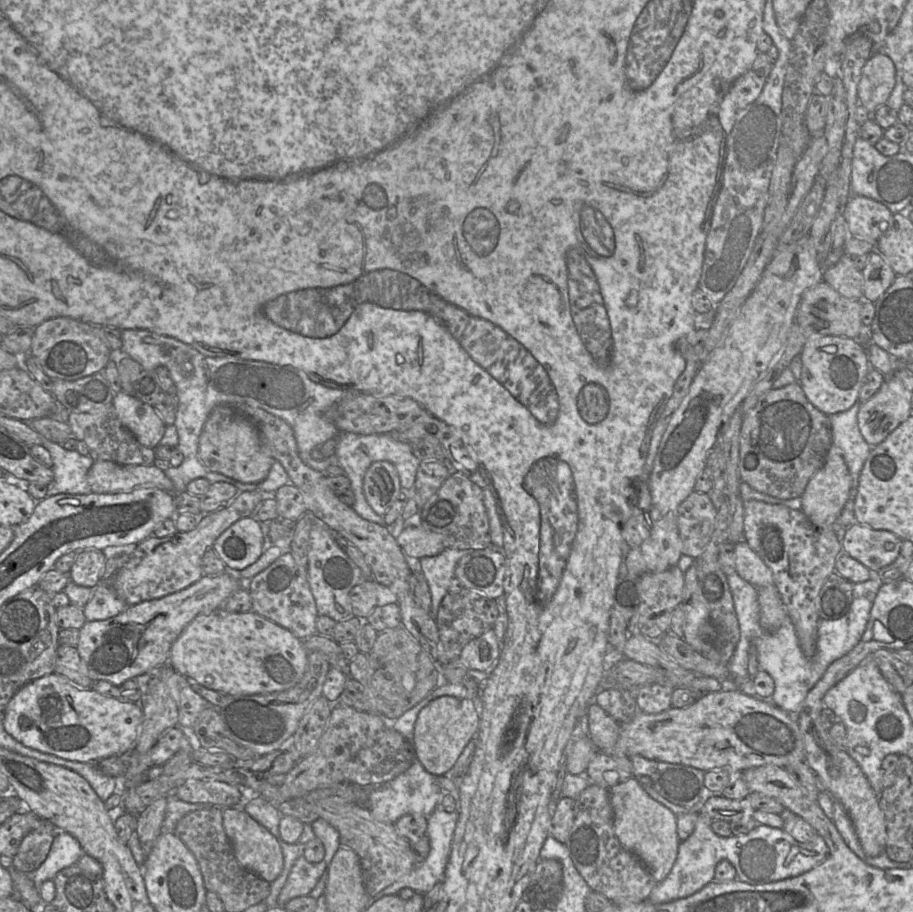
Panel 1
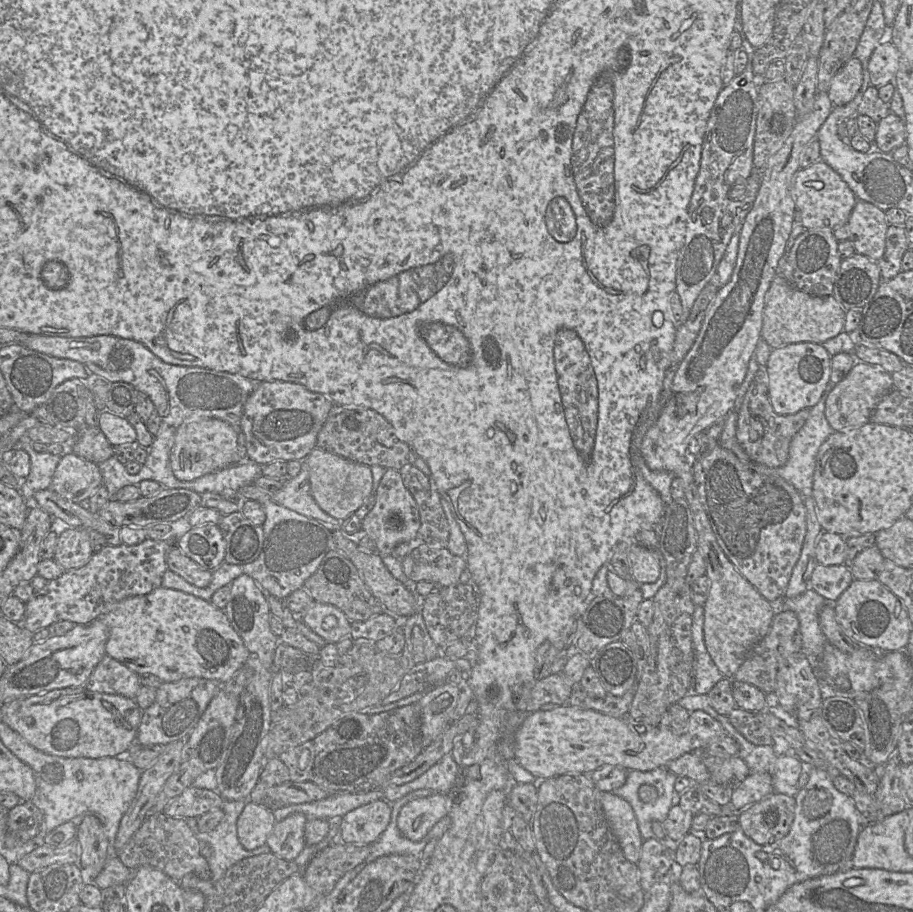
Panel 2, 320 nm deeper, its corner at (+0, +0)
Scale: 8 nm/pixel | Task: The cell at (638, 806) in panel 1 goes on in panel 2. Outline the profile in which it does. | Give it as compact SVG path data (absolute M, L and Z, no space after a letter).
M602 792L601 805L608 825L625 858L637 864L644 840L631 805L611 792Z

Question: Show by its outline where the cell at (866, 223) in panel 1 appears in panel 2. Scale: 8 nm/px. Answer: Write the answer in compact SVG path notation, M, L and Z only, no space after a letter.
M823 160L798 169L792 181L792 197L797 218L805 229L833 229L846 225L858 200L841 176Z

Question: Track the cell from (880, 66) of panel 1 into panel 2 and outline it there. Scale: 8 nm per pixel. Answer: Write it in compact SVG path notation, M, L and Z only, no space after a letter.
M853 56L847 60L832 78L827 94L834 106L850 102L862 89L863 68L861 61Z

